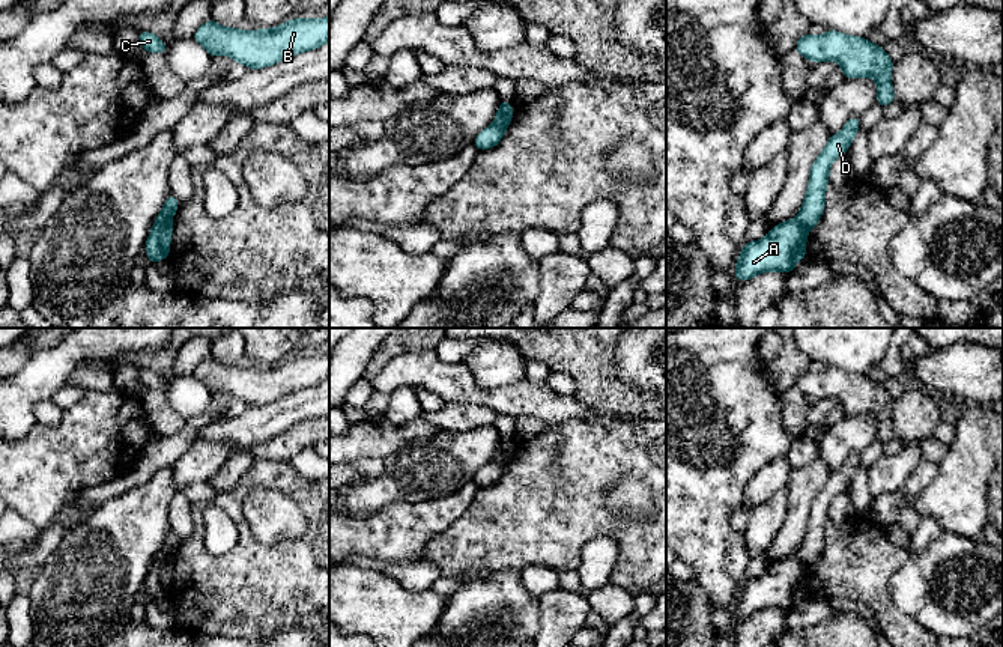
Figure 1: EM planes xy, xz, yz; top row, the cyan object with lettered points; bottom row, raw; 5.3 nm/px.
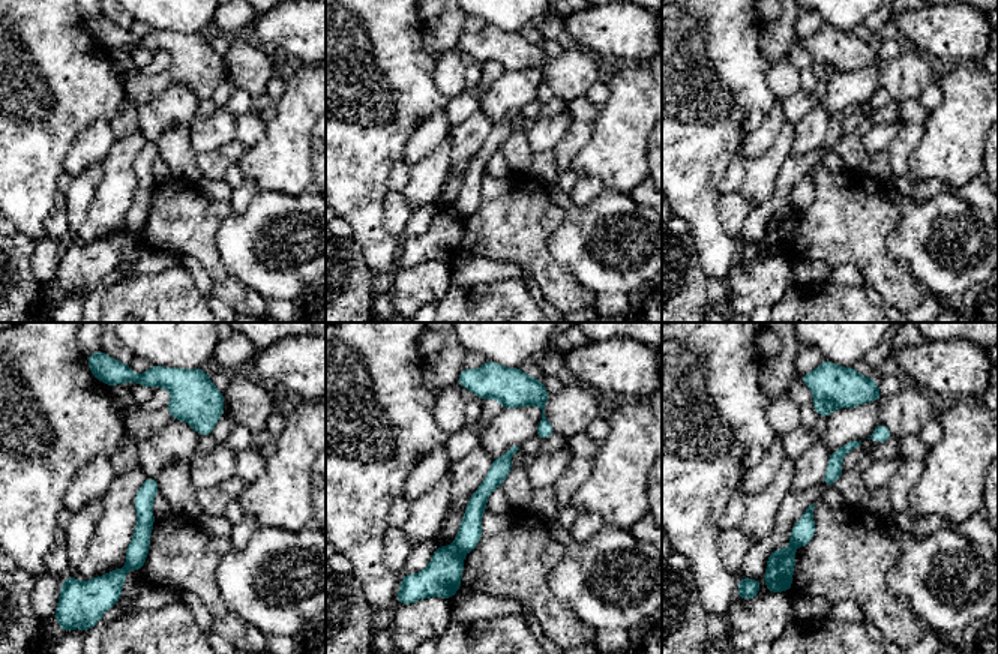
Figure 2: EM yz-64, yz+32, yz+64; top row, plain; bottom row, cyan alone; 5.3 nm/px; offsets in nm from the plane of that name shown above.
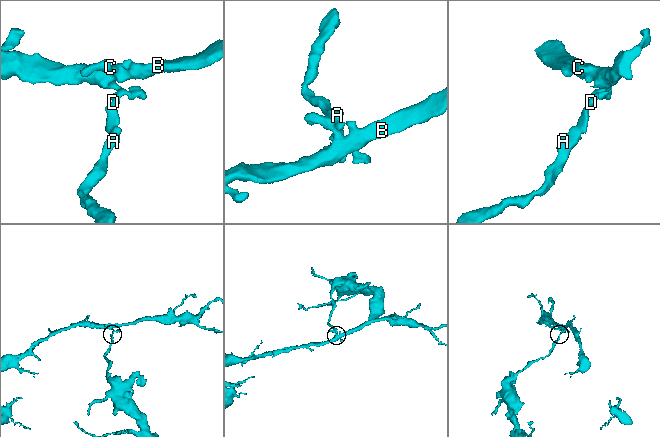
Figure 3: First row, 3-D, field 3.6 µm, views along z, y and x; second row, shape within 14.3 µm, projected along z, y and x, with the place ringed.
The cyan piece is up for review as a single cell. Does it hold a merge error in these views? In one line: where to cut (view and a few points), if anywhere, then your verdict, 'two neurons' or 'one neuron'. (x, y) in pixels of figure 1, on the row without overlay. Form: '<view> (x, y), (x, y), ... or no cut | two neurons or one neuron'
xy (170, 554), (155, 560) | two neurons

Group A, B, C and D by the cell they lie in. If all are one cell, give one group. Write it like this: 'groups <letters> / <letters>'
groups A / B C D

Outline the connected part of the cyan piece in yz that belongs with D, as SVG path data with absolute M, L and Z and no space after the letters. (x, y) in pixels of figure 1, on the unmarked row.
M851 454L845 463L835 472L830 472L826 484L812 500L809 507L809 519L801 546L797 557L809 567L812 567L826 543L826 525L829 521L830 503L838 494L844 494L853 480L860 462L860 454Z

